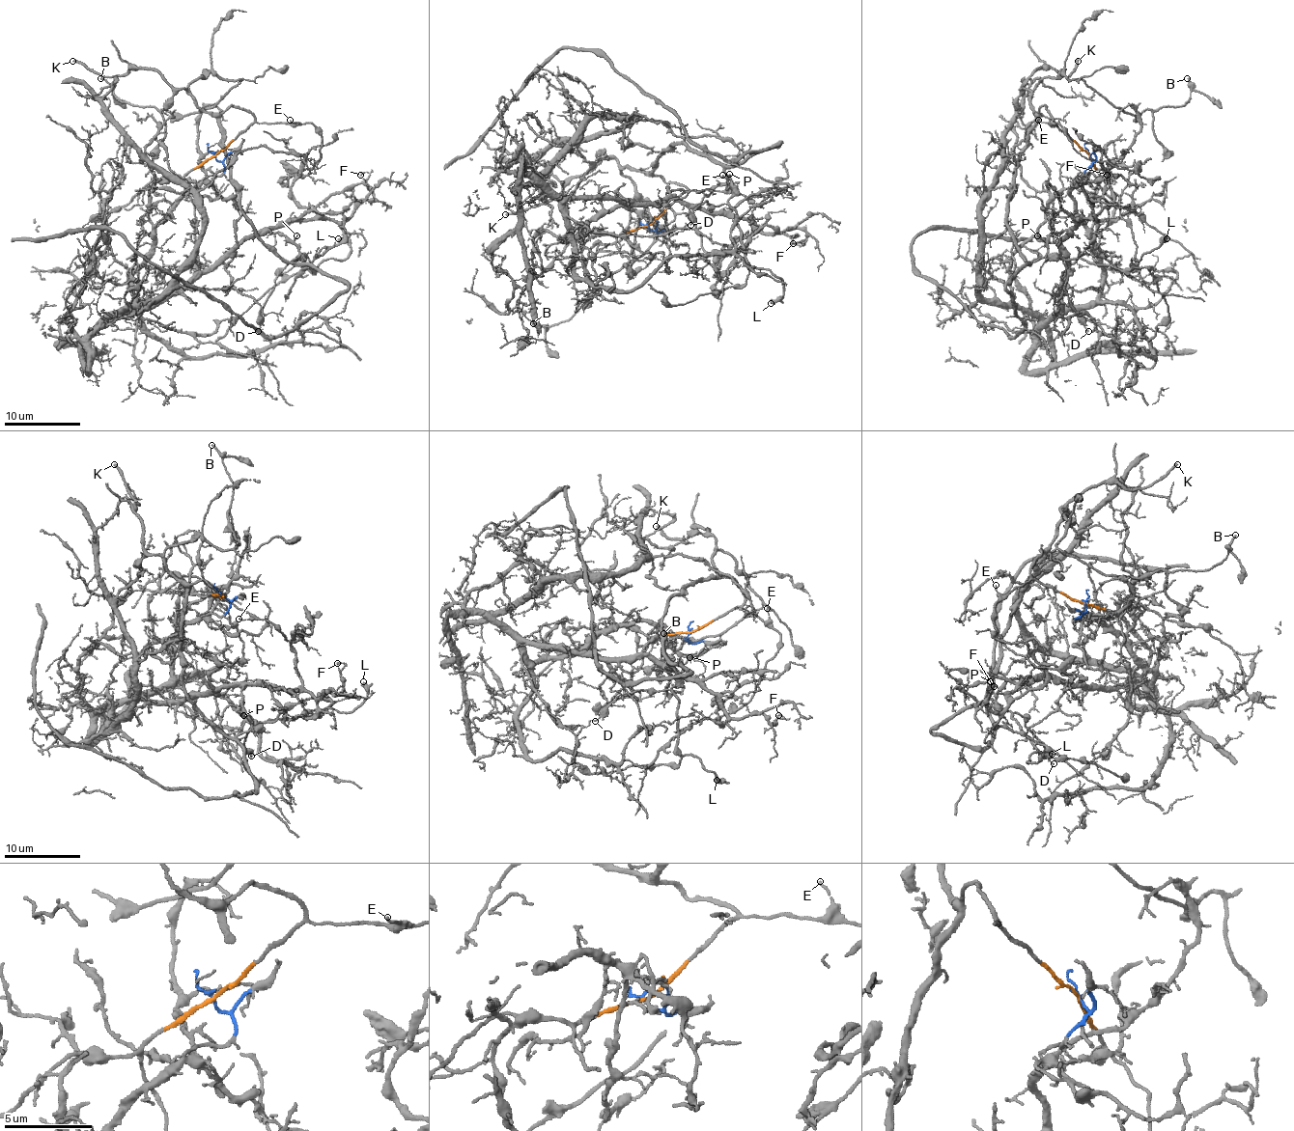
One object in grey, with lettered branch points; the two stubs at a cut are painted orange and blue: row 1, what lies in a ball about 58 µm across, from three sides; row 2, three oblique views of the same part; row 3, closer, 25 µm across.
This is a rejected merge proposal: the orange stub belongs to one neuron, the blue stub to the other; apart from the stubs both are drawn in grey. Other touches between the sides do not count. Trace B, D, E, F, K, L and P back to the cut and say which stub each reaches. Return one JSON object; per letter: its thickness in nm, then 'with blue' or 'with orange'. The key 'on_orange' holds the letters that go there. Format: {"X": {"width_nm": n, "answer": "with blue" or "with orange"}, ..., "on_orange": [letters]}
{"B": {"width_nm": 180, "answer": "with orange"}, "D": {"width_nm": 110, "answer": "with orange"}, "E": {"width_nm": 110, "answer": "with orange"}, "F": {"width_nm": 150, "answer": "with blue"}, "K": {"width_nm": 240, "answer": "with orange"}, "L": {"width_nm": 440, "answer": "with orange"}, "P": {"width_nm": 150, "answer": "with blue"}, "on_orange": ["B", "D", "E", "K", "L"]}

